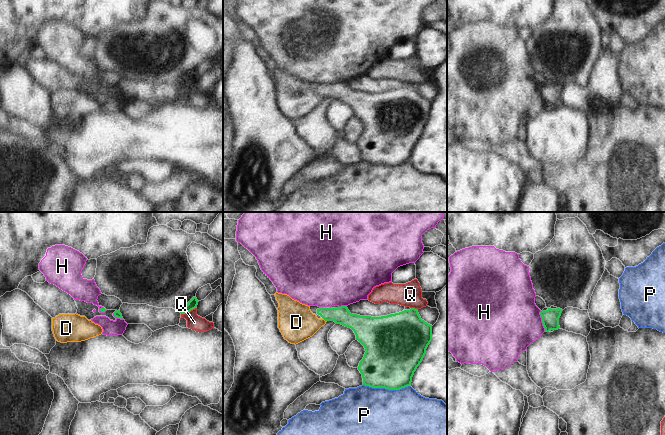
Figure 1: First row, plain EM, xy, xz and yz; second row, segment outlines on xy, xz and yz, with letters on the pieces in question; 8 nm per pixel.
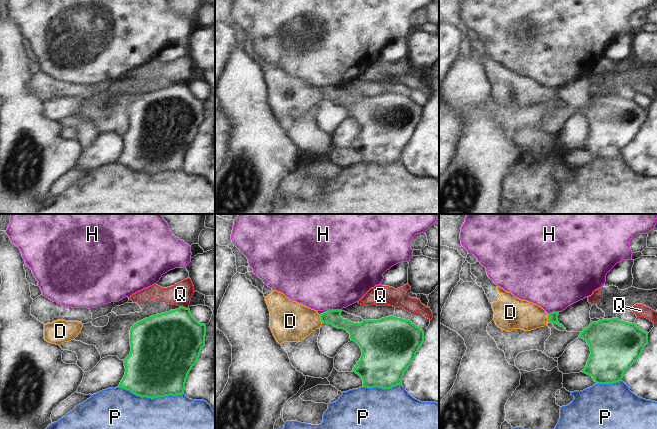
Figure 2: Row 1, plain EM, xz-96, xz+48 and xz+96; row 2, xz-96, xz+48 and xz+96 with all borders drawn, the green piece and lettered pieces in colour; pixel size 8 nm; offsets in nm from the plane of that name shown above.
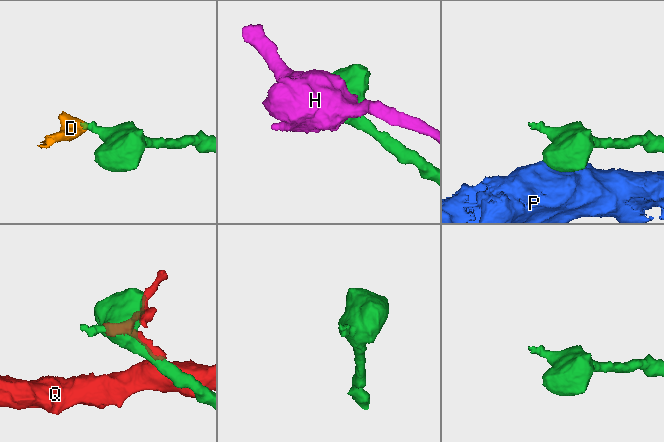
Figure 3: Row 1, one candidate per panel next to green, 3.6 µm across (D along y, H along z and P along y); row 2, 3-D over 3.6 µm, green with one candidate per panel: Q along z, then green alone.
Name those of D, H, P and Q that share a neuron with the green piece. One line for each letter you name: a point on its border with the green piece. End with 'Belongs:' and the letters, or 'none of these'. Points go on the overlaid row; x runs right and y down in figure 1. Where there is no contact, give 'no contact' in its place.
Belongs: none of these

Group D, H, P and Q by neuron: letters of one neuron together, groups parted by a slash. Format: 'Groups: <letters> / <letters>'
Groups: D / H / P / Q

